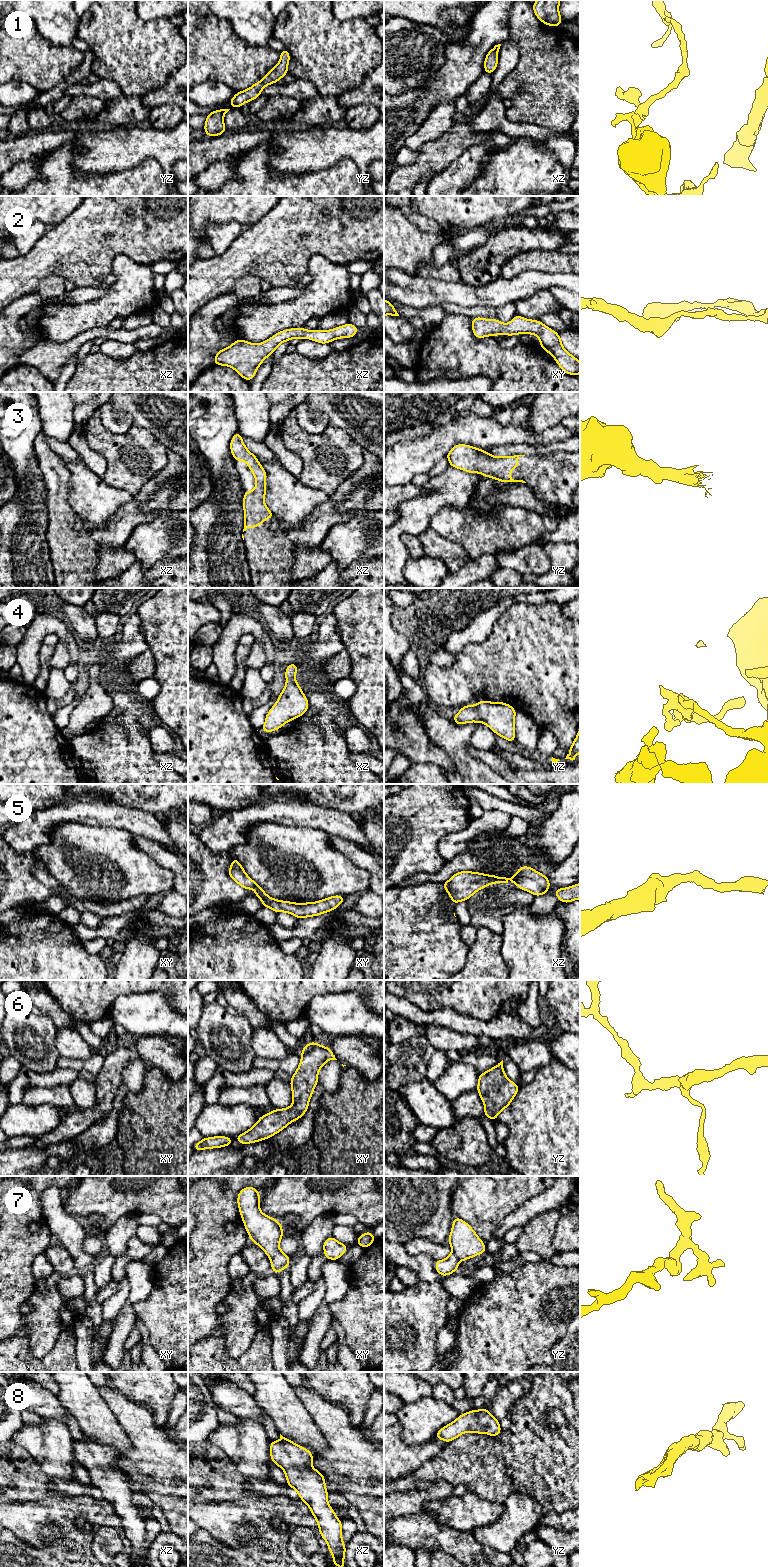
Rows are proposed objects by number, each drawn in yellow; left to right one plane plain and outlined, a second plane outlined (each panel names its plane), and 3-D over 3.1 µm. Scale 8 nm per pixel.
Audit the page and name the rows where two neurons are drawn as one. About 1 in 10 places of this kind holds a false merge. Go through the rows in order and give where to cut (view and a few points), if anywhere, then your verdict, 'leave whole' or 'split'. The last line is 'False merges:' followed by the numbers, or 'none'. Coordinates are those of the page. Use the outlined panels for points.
1: no cut | leave whole
2: no cut | leave whole
3: no cut | leave whole
4: no cut | leave whole
5: no cut | leave whole
6: no cut | leave whole
7: no cut | leave whole
8: no cut | leave whole
False merges: none

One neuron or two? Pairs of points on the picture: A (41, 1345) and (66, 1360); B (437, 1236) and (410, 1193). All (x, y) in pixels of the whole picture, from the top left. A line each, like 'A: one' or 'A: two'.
A: two
B: one

